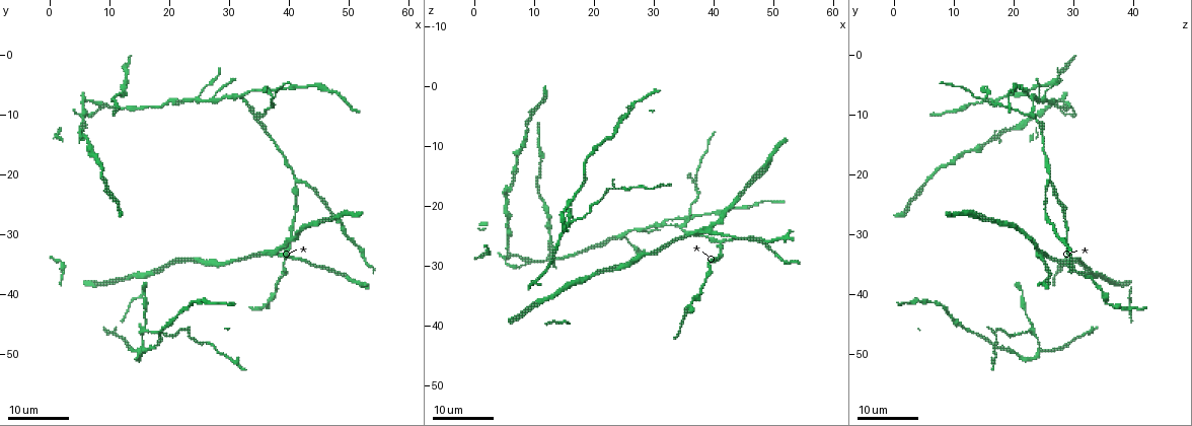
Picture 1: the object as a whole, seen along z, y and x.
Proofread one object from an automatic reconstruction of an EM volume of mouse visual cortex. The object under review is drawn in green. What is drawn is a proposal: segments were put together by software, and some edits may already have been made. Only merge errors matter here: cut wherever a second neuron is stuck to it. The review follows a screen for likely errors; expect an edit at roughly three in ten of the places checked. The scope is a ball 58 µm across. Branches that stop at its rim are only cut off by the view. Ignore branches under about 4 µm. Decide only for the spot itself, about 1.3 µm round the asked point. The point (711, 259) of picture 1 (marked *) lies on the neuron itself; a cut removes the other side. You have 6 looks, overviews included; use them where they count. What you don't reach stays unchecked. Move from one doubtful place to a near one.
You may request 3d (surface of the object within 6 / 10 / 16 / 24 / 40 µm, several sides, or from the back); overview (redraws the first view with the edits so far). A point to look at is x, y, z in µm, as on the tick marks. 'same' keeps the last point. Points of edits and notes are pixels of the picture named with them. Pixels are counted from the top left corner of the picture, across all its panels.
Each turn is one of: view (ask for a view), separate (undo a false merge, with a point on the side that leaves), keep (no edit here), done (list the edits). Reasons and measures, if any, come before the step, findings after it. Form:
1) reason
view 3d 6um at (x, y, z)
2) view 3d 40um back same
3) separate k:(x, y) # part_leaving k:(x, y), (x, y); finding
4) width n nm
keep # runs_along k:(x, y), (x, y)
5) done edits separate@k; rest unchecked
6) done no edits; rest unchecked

side arm on a straight run
view 3d 24um at (34.5, 9.5, 23.5)

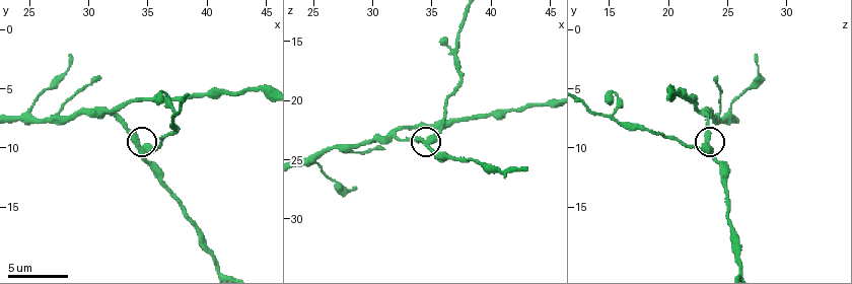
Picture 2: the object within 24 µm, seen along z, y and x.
view 3d 10um at (34.6, 9.8, 23.4)

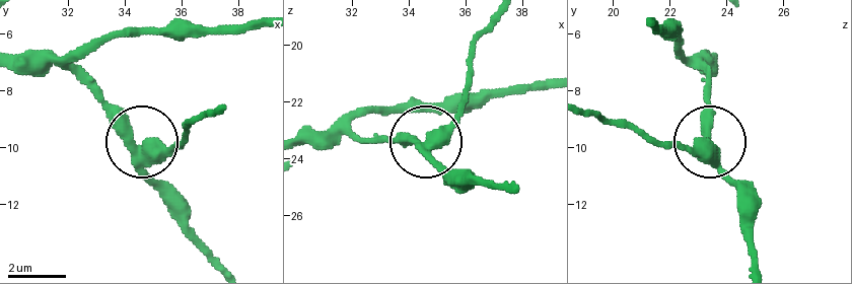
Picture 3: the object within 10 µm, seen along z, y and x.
width 410 nm
separate 3:(171, 145) # part_leaving 3:(144, 157), (181, 143), (190, 122), (214, 110); two neurons meet here

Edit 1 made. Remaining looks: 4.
redraw
view overview

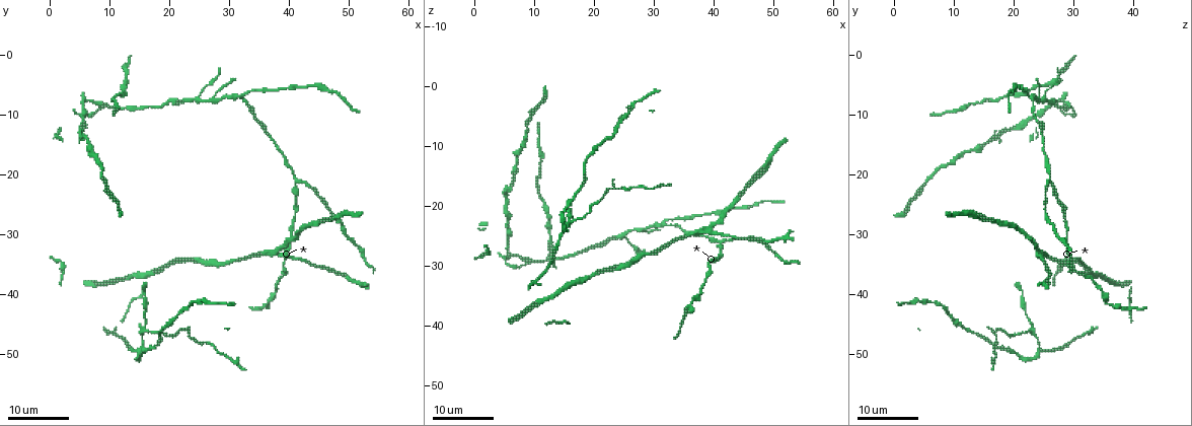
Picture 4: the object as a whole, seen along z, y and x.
branch point
view 3d 16um at (8.5, 9.0, 29.0)

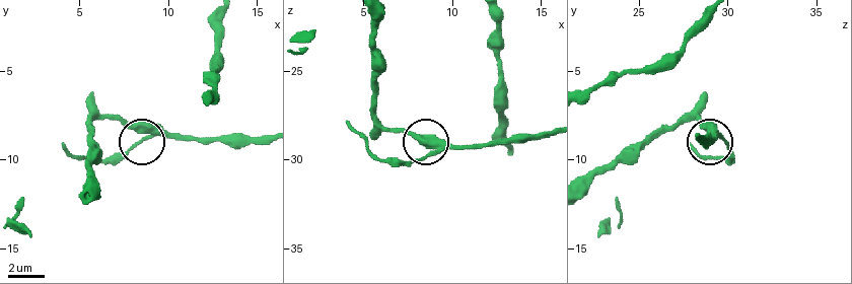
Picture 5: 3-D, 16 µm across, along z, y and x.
view 3d 10um at (9.0, 8.6, 29.6)

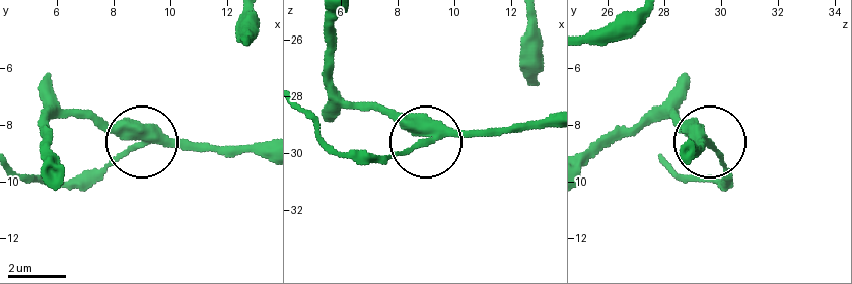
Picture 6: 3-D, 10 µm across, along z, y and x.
width 330 nm
keep # runs_along 6:(545, 118), (501, 130), (457, 130), (372, 159); continuous, no second neuron

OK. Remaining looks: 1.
done edits separate@3; rest unchecked

